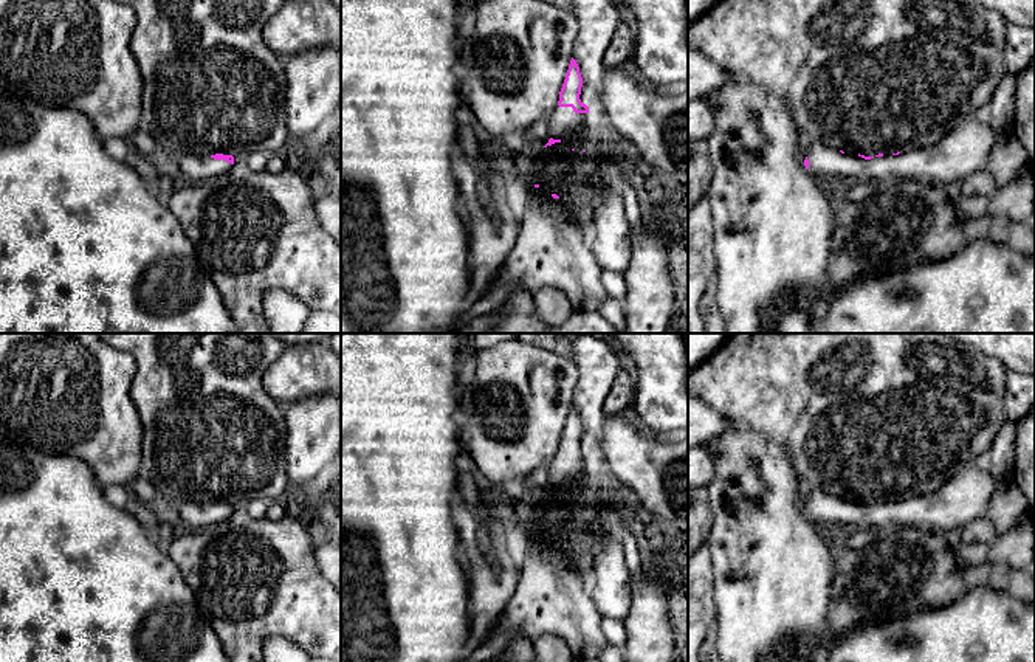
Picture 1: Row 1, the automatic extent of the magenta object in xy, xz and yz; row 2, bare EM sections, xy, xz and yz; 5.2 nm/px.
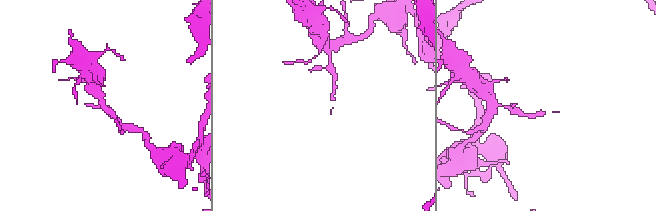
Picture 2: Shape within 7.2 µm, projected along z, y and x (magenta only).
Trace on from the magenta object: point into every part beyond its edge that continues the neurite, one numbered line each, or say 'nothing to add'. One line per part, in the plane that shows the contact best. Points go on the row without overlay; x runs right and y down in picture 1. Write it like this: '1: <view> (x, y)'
1: xz (563, 470)

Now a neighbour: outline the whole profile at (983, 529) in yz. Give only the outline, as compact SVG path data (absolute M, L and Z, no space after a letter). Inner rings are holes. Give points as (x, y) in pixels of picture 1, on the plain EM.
M985 516L981 519L976 519L970 522L964 530L962 530L964 541L992 541L996 538L996 530L992 524L992 521Z

